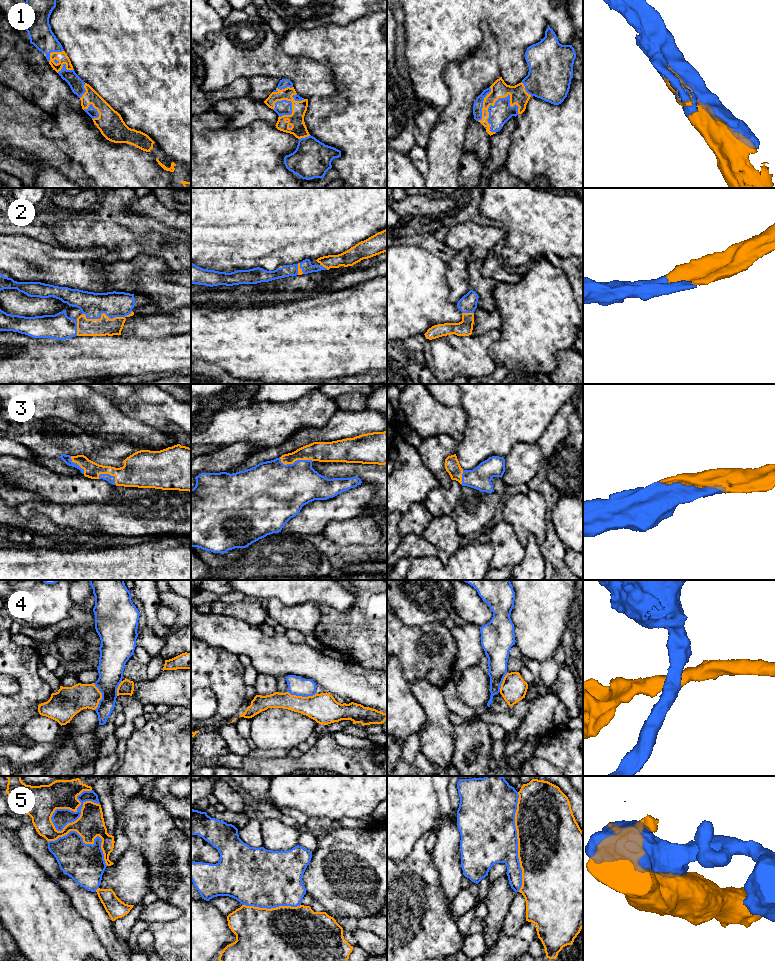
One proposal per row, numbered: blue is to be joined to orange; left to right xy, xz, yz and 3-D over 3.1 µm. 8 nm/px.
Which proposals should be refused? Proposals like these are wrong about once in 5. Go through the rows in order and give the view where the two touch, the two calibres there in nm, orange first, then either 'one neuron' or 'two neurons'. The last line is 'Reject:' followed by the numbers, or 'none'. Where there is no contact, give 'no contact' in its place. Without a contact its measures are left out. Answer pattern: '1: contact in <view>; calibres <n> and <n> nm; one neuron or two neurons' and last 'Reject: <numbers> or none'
1: contact in yz; calibres 140 and 170 nm; one neuron
2: contact in xy; calibres 150 and 200 nm; one neuron
3: contact in xz; calibres 160 and 400 nm; one neuron
4: contact in xz; calibres 240 and 150 nm; two neurons
5: contact in xy; calibres 240 and 140 nm; one neuron
Reject: 4

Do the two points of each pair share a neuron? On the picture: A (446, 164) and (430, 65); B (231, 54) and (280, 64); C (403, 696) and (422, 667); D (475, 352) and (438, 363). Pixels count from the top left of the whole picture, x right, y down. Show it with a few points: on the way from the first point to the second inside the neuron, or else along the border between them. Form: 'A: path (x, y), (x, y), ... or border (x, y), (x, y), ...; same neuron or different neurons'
A: border (448, 87), (449, 101), (440, 110); different neurons
B: path (243, 54), (260, 54), (268, 59); same neuron
C: border (399, 662), (402, 668), (402, 675), (409, 683); different neurons
D: path (466, 354), (447, 356); same neuron

